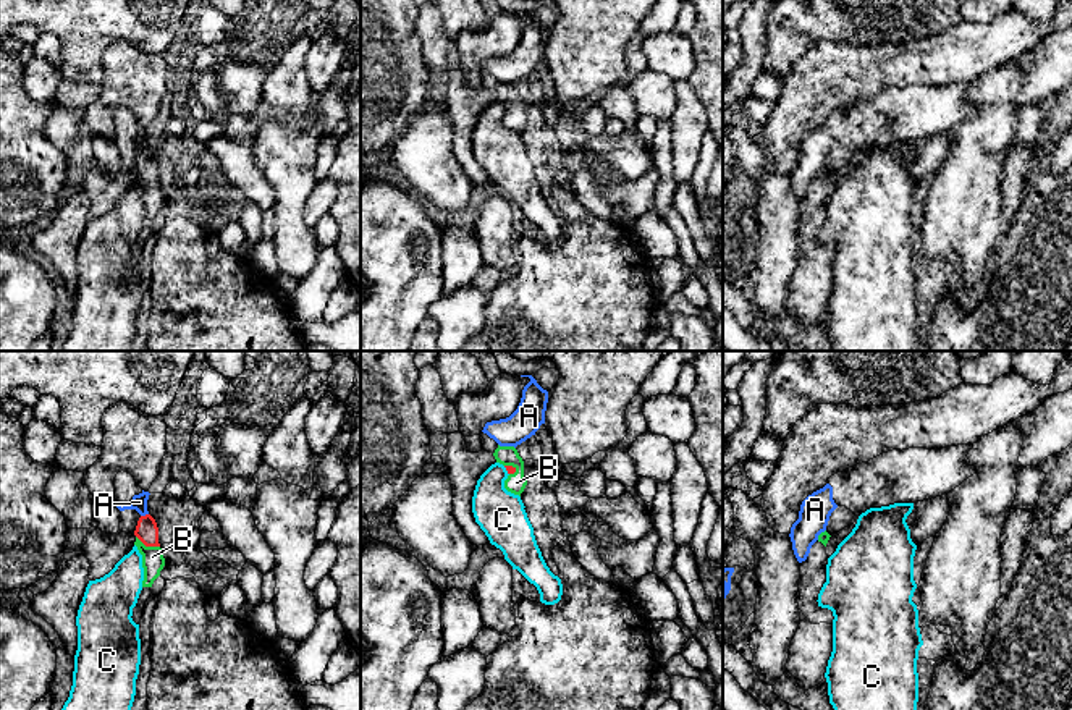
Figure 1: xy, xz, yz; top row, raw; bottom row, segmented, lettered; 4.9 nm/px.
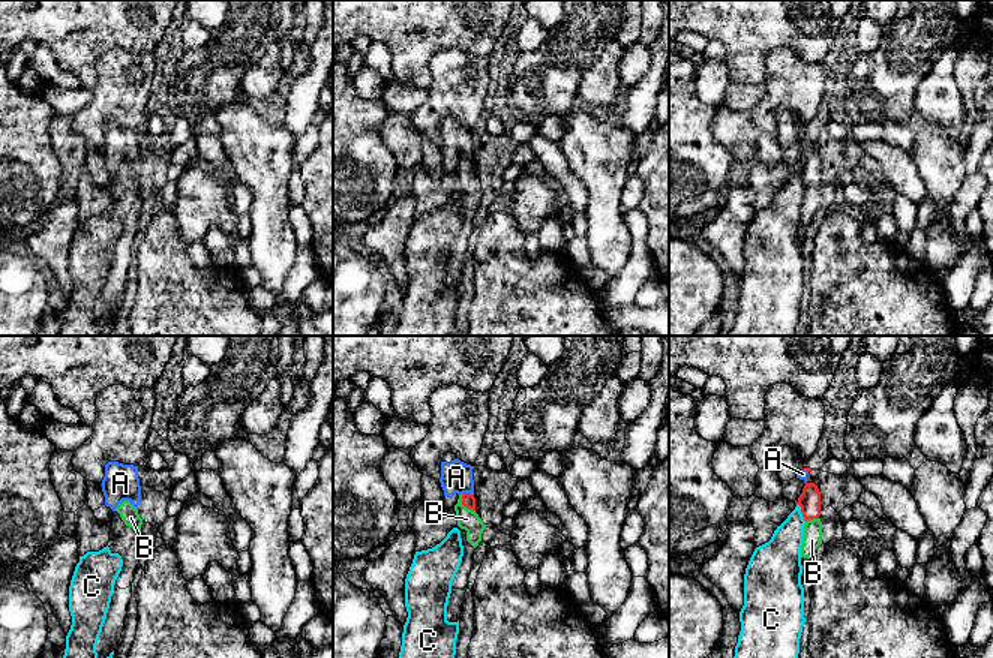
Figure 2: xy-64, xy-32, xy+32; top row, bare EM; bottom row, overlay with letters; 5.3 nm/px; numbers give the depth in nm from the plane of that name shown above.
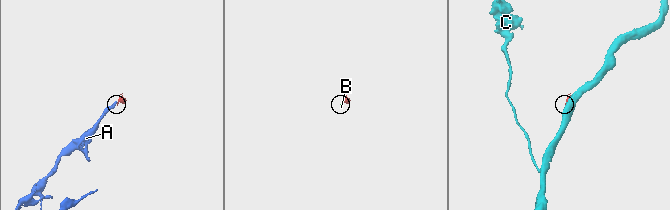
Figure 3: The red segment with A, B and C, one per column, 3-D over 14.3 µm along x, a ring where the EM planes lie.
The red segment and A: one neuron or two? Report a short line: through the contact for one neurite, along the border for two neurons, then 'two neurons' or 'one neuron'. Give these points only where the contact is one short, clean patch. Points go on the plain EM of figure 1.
line xy (147, 151), (141, 154); two neurons

